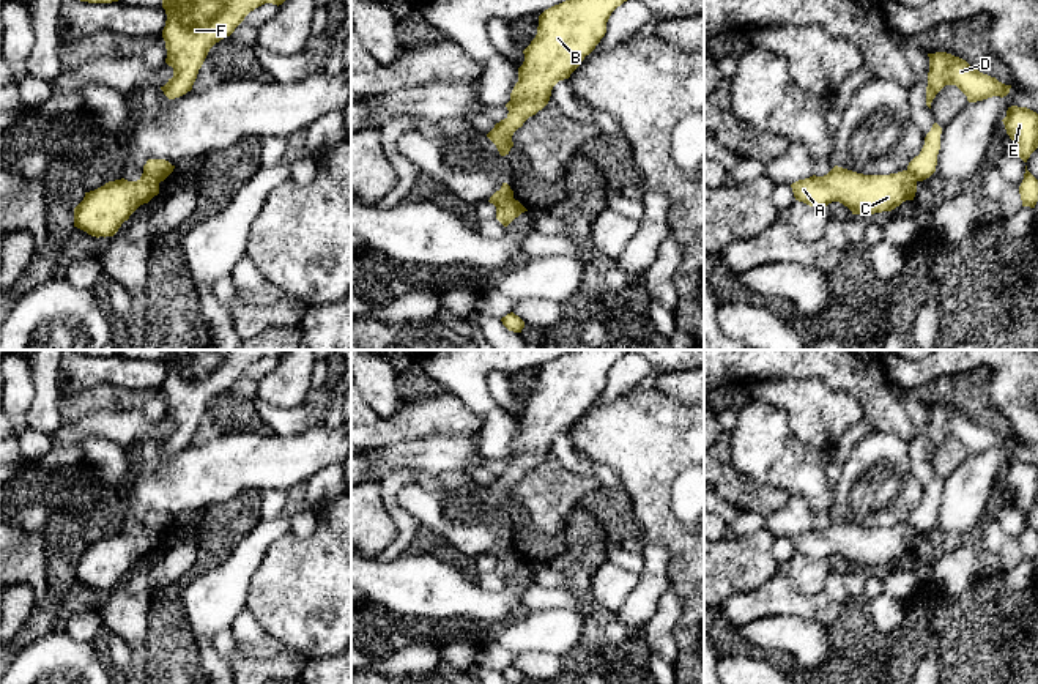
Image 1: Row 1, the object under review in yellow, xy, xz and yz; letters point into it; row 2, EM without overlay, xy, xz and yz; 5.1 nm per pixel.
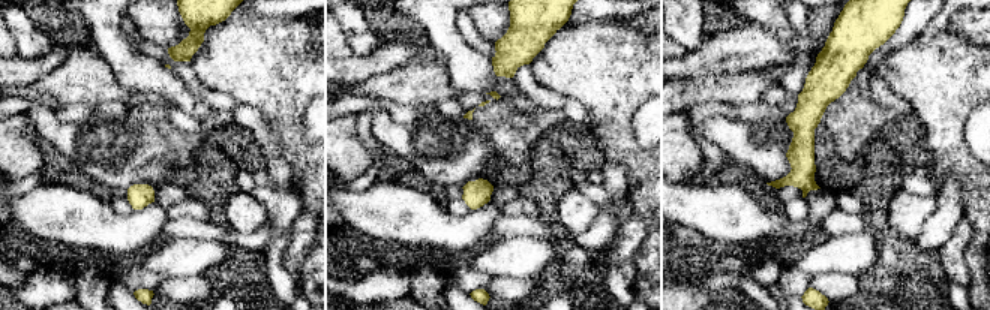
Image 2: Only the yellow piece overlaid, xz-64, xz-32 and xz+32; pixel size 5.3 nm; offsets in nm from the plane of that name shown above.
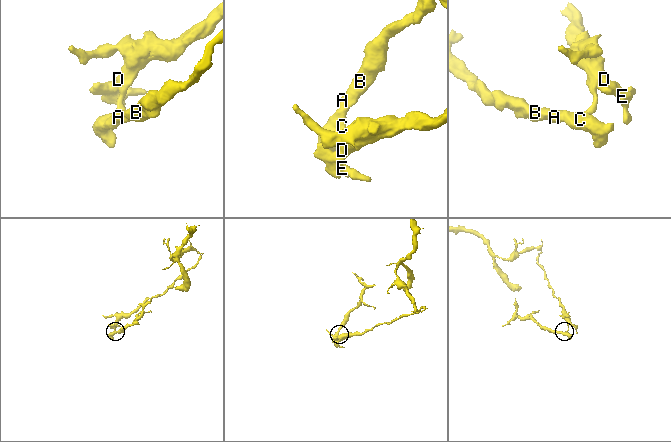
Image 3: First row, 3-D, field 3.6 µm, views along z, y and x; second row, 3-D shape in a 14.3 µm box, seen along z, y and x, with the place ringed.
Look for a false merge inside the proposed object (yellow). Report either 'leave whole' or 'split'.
split

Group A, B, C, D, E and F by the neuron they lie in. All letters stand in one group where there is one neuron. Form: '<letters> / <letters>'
A B C / D E F

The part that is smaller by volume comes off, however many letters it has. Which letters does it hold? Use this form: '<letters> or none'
A, B, C

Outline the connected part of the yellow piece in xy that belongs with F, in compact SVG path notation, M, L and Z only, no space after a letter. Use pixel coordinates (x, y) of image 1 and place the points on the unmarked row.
M162 350L167 374L162 383L165 394L165 416L173 421L173 430L161 440L169 452L180 451L192 443L198 422L209 402L230 389L244 370L255 361L272 356L282 358L288 350Z

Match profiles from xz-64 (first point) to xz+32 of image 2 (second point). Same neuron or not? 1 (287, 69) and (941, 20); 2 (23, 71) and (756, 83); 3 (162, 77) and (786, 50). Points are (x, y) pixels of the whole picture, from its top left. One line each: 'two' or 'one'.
1: two
2: two
3: two

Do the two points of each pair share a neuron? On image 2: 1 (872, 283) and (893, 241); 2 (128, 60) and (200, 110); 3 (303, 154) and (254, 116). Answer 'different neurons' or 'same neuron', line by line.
1: same neuron
2: same neuron
3: different neurons

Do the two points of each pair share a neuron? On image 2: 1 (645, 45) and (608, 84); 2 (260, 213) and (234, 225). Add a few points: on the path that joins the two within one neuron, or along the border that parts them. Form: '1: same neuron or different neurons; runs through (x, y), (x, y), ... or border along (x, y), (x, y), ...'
1: same neuron; runs through (636, 54), (615, 75)
2: same neuron; runs through (252, 208), (243, 208), (234, 217)

